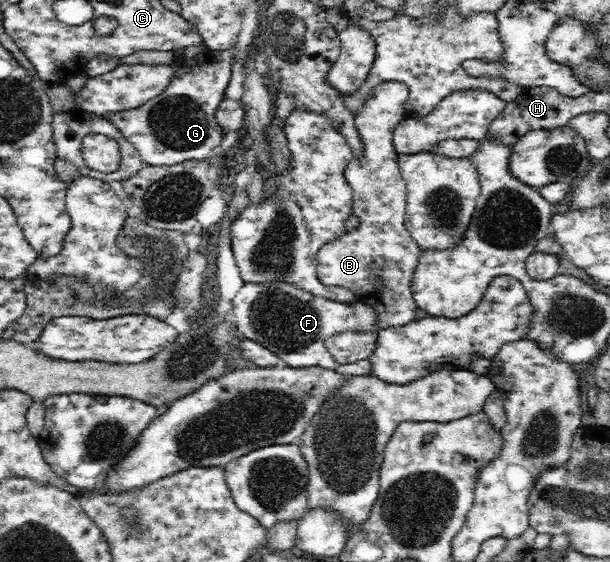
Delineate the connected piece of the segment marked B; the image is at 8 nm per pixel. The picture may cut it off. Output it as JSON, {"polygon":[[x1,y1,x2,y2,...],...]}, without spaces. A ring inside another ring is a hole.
{"polygon":[[385,81,381,84,375,86,375,88,367,95,365,104,362,106,361,112,358,112,355,115,355,128,359,131,359,137,361,137,361,141,363,141,363,156,361,158,353,158,352,162,347,164,346,170,344,172,345,178,349,183,349,186,353,191,353,204,352,204,352,214,357,216,360,220,360,225,354,231,346,231,341,238,335,238,335,240,330,240,327,244,323,245,319,248,317,252,317,264,316,264,316,273,317,278,323,285,325,286,340,286,343,289,351,289,355,291,355,296,357,296,356,302,362,302,367,305,371,305,375,311,377,311,377,322,375,322,375,330,386,329,389,327,403,326,413,322,415,320,415,310,417,310,418,306,415,302,415,299,412,295,411,286,411,276,416,268,417,258,419,256,419,252,421,248,414,241,414,238,410,235,408,231,407,222,406,222,406,204,407,204,407,187,405,179,401,174,400,169,398,168,397,156,398,152,395,150,393,146,393,130,395,127,403,120,405,120,406,113,405,109,403,109,404,104,407,102,407,98,409,98,409,89,407,85,403,82,399,81]]}

